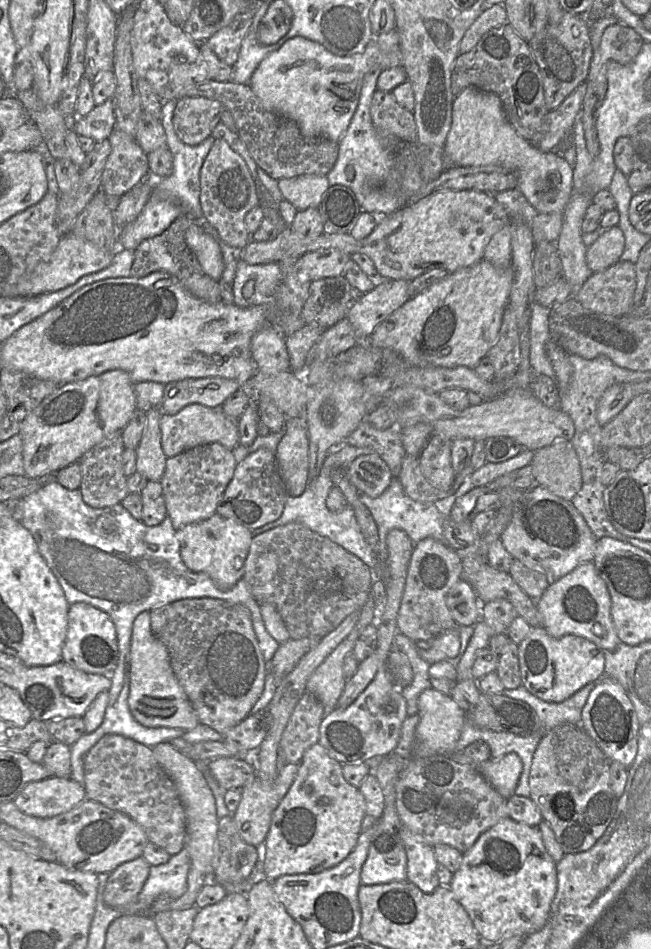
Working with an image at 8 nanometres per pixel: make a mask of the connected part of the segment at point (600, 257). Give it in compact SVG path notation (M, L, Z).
M618 225L603 231L599 238L587 248L586 261L593 273L614 265L623 254L625 236Z

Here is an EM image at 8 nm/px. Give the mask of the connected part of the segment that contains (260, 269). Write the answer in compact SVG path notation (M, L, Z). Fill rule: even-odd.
M239 259L232 283L233 304L238 307L275 305L275 291L281 280L281 269L278 263L248 264ZM253 280L254 294L247 301L242 294L244 284Z

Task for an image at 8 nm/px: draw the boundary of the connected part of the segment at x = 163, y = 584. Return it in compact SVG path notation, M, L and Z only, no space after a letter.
M53 480L23 498L22 525L31 533L47 566L57 578L68 604L90 604L111 618L118 645L118 662L109 675L111 687L109 700L101 725L91 733L85 733L71 745L70 778L84 786L83 759L86 753L106 734L130 738L147 747L178 737L181 729L148 728L139 724L128 706L131 680L131 636L133 622L143 611L187 598L215 598L238 603L248 608L259 648L265 662L270 662L279 643L267 632L259 603L241 578L234 586L220 589L209 575L191 571L182 561L177 531L168 515L157 526L147 526L136 520L122 506L96 509L88 506L79 489L68 490Z

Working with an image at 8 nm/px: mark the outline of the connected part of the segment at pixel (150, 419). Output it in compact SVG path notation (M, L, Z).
M158 407L145 413L145 427L136 448L136 472L148 481L160 481L165 471L167 458L161 447L161 416L161 408Z

